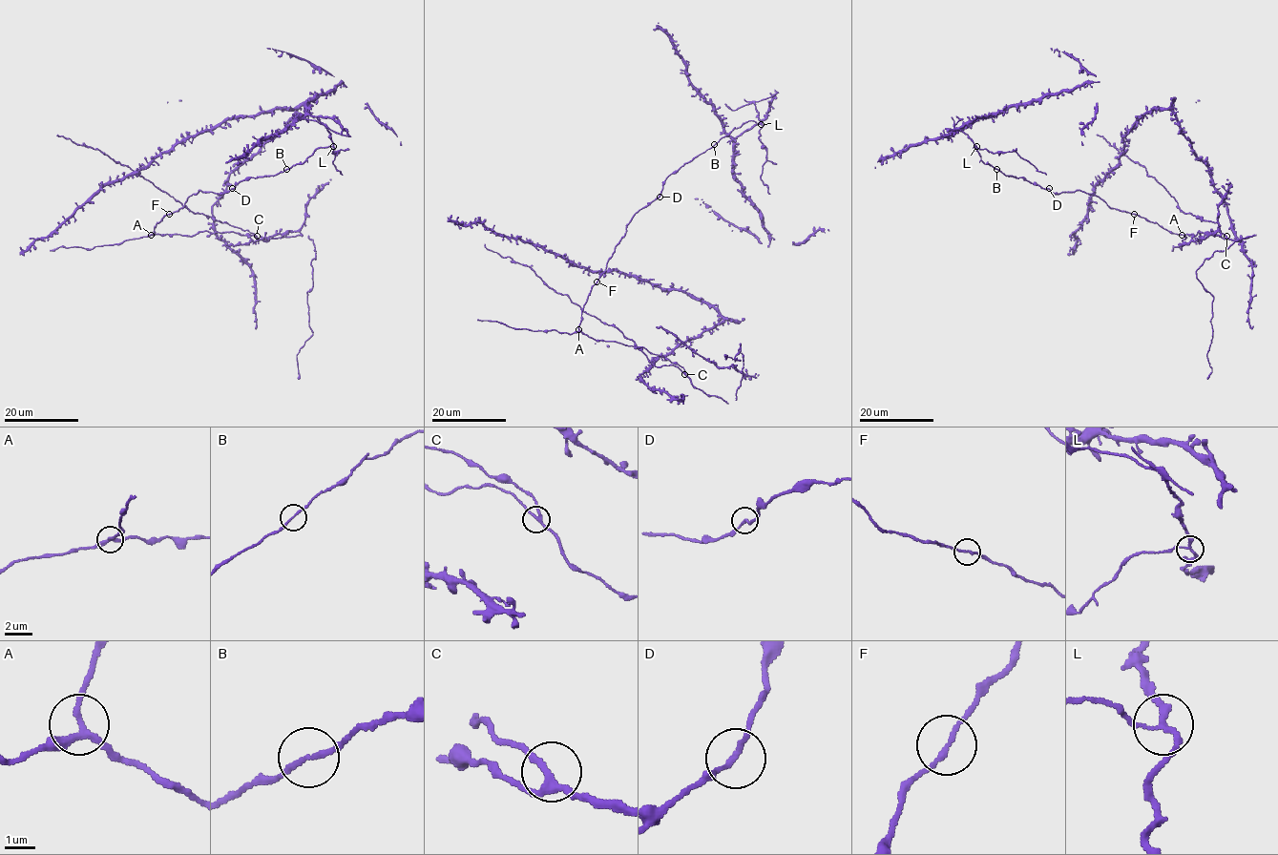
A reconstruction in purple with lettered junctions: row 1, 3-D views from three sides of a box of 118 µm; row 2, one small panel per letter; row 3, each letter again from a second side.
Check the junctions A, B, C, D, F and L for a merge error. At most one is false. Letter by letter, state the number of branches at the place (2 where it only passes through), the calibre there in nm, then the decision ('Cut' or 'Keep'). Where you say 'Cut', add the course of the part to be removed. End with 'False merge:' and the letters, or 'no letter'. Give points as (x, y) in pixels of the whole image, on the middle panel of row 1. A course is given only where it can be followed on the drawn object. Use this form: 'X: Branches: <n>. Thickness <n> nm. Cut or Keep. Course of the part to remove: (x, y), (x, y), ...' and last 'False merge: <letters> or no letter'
A: Branches: 3. Thickness 200 nm. Keep
B: Branches: 2. Thickness 150 nm. Keep
C: Branches: 3. Thickness 220 nm. Keep
D: Branches: 2. Thickness 150 nm. Keep
F: Branches: 2. Thickness 160 nm. Keep
L: Branches: 3. Thickness 150 nm. Cut. Course of the part to remove: (761, 123), (759, 139), (766, 151), (761, 179), (770, 194)
False merge: L

